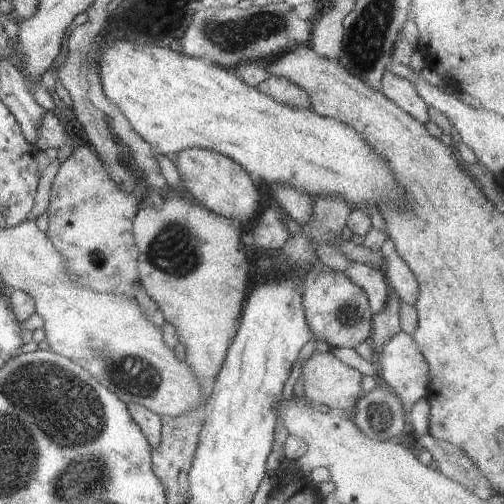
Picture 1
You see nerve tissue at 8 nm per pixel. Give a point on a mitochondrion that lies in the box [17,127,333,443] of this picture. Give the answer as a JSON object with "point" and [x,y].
{"point":[173,250]}

